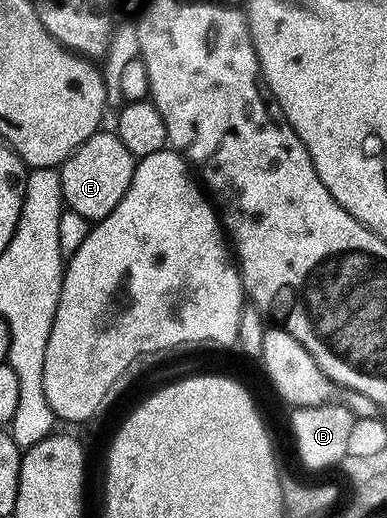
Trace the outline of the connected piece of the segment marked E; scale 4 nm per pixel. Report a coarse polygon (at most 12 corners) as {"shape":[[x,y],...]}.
{"shape":[[95,131],[58,168],[65,208],[105,219],[137,160]]}

